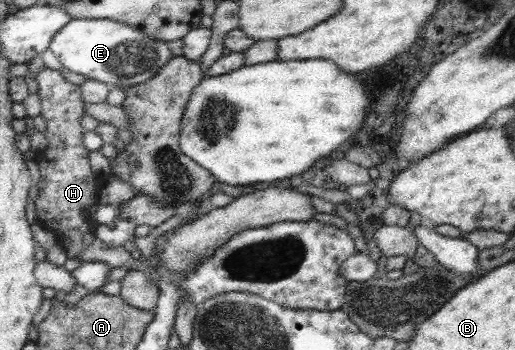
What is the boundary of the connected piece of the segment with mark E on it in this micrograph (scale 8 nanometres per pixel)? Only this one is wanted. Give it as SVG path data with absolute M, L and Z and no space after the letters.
M74 19L58 33L48 49L55 55L62 65L72 73L84 75L86 80L94 80L106 84L109 88L116 85L130 85L149 81L158 74L158 70L170 61L166 57L166 42L152 39L145 35L140 28L130 27L129 24L109 19Z

